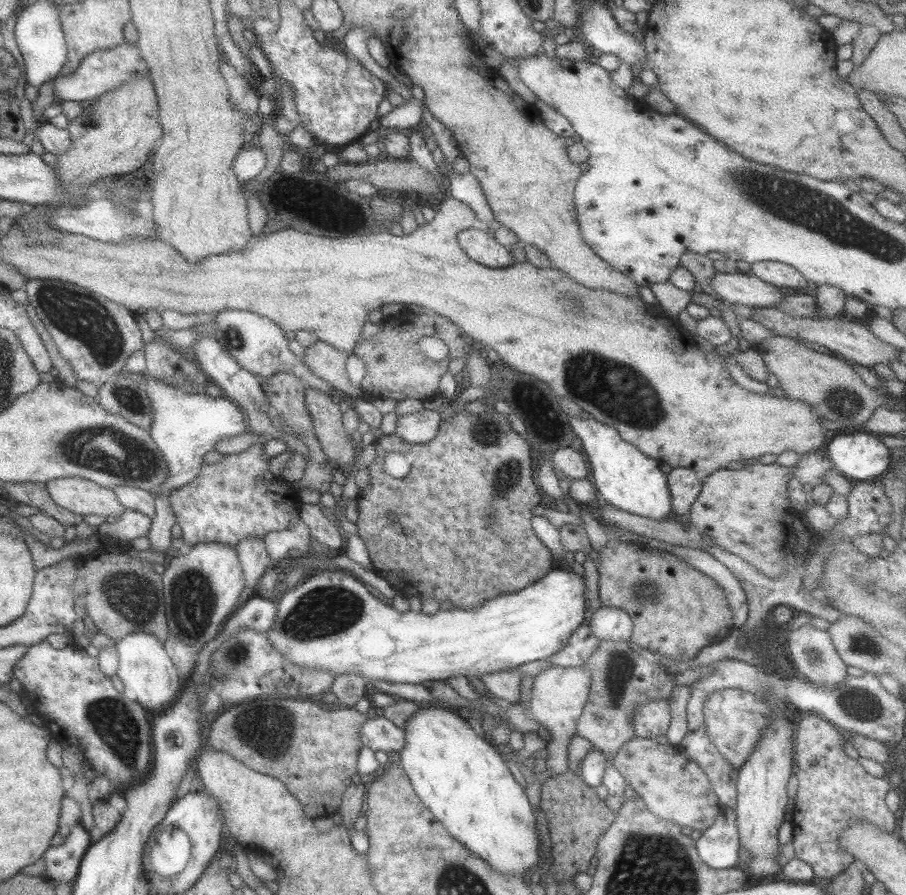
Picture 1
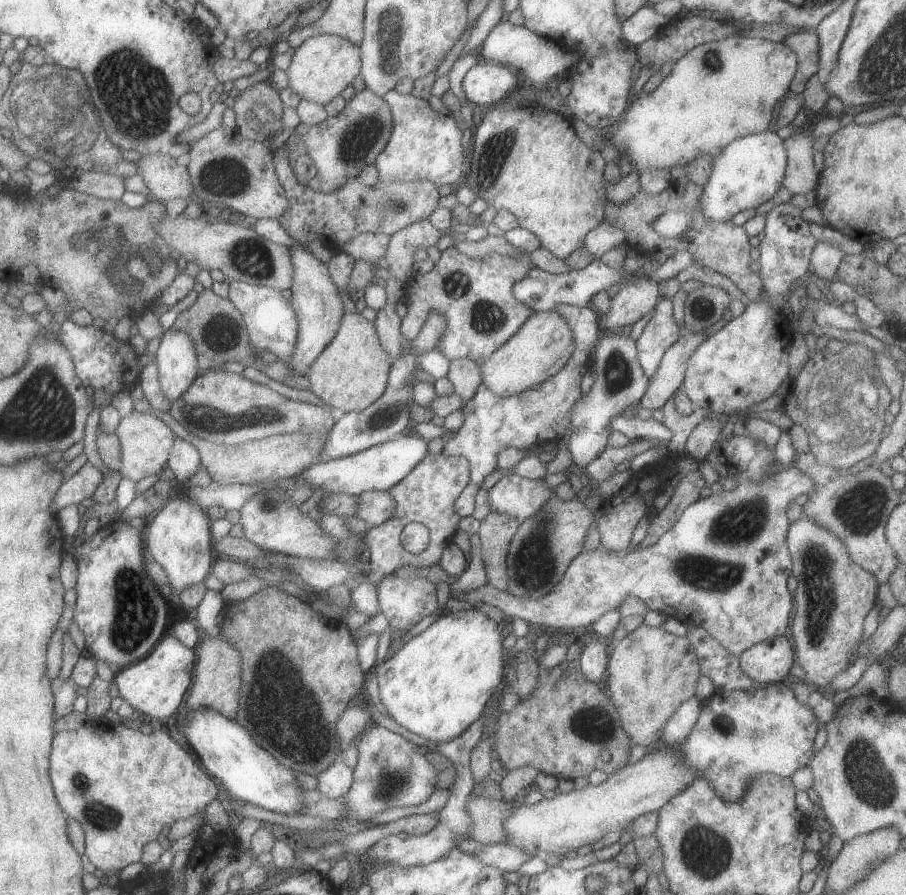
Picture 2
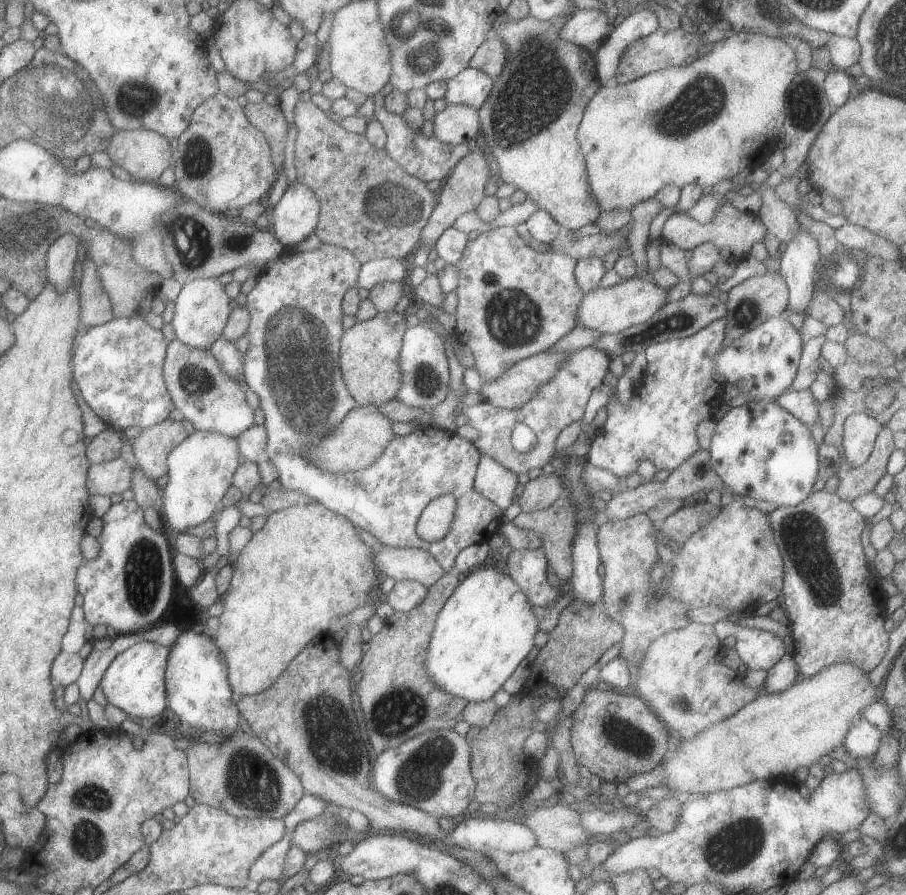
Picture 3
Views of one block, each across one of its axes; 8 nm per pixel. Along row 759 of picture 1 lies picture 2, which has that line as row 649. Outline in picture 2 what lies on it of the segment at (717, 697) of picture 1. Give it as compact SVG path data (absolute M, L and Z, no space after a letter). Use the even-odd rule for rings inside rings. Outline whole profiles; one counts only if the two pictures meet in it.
M788 467L764 480L738 483L730 492L712 494L687 506L677 522L653 545L632 549L625 555L602 548L582 552L573 558L555 587L542 598L525 599L510 596L488 585L458 595L456 600L466 601L473 607L481 601L499 609L510 620L517 617L529 625L554 632L571 632L574 628L588 628L591 622L605 612L617 609L629 595L637 598L649 611L672 617L687 627L703 628L730 656L738 657L745 650L769 638L788 635L792 615L792 594L787 590L786 579L792 572L792 561L786 546L789 522L786 509L797 496L807 494L812 481L796 468Z

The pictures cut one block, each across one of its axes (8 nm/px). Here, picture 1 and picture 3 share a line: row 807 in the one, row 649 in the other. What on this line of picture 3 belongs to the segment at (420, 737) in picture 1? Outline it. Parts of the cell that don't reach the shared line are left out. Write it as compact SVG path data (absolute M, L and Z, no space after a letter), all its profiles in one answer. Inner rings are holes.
M496 566L477 568L466 574L437 613L423 660L425 672L451 696L485 702L529 654L537 631L532 605L511 577Z

